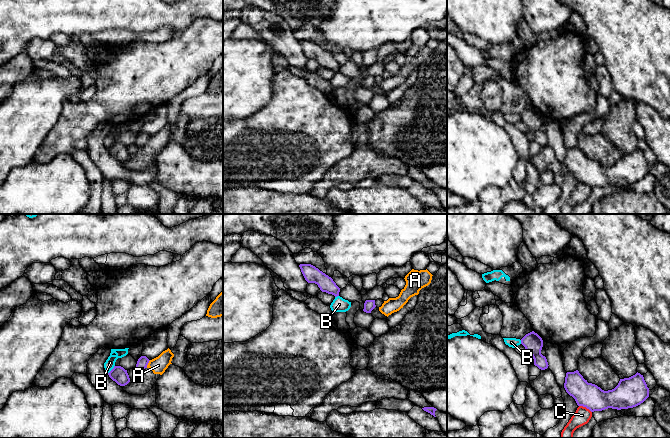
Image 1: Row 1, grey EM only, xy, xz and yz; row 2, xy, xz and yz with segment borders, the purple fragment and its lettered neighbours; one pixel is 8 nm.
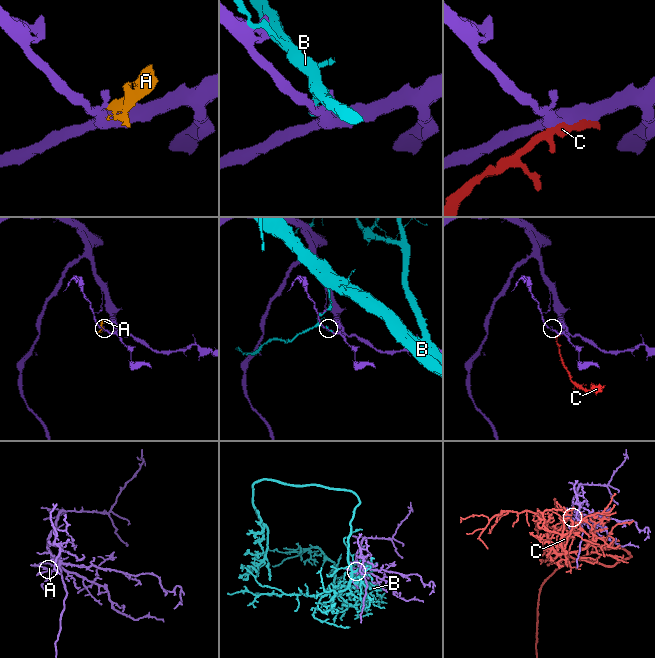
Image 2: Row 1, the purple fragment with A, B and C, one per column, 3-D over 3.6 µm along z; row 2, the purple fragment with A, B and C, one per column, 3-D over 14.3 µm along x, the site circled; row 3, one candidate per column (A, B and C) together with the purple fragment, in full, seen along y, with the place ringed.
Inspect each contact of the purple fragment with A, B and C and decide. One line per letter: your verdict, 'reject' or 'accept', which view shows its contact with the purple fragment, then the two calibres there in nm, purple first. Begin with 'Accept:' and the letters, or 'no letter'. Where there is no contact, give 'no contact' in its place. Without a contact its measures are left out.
Accept: no letter
A: reject; meets purple in xy; 90 nm thick on the purple side, 140 nm on the other
B: reject; meets purple in xy; 130 nm thick on the purple side, 80 nm on the other
C: reject; meets purple in yz; 200 nm thick on the purple side, 130 nm on the other

